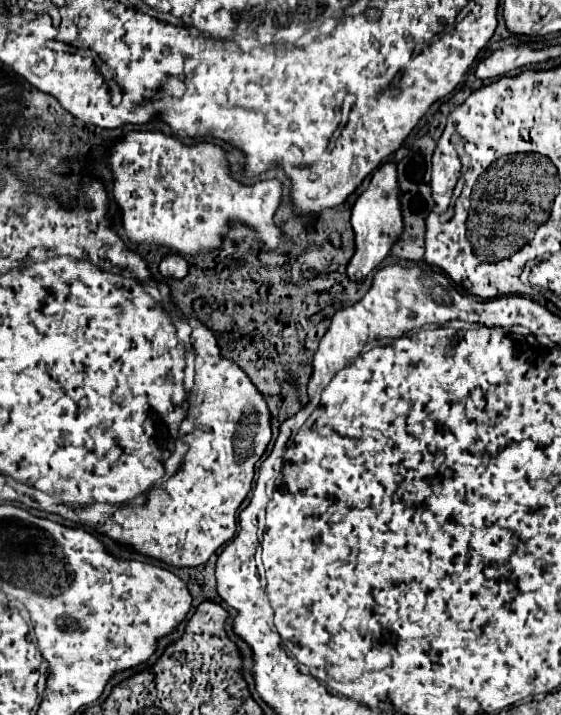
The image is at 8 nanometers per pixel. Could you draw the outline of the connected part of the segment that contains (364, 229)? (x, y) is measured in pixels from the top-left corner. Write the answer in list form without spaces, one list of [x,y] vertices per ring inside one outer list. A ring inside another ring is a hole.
[[[385,163],[375,171],[369,187],[359,195],[359,199],[353,205],[351,225],[355,231],[357,247],[355,247],[355,255],[347,265],[349,277],[367,277],[387,257],[393,241],[401,235],[403,217],[397,197],[399,197],[399,185],[395,179],[395,163]]]

